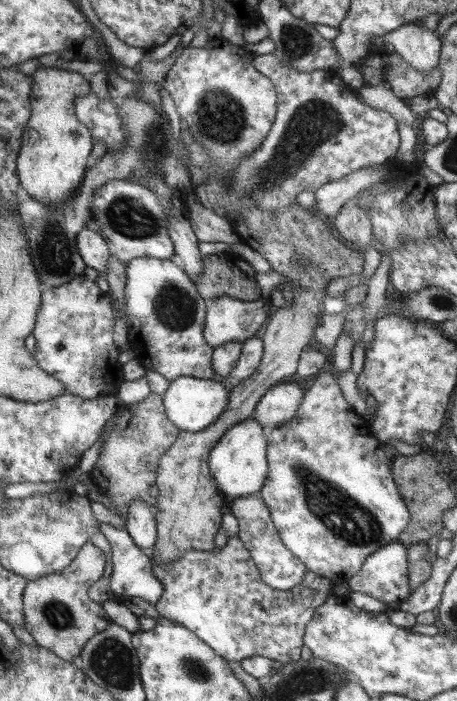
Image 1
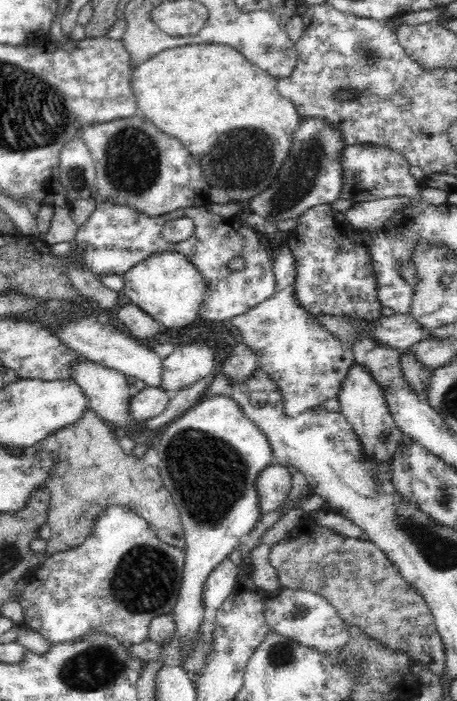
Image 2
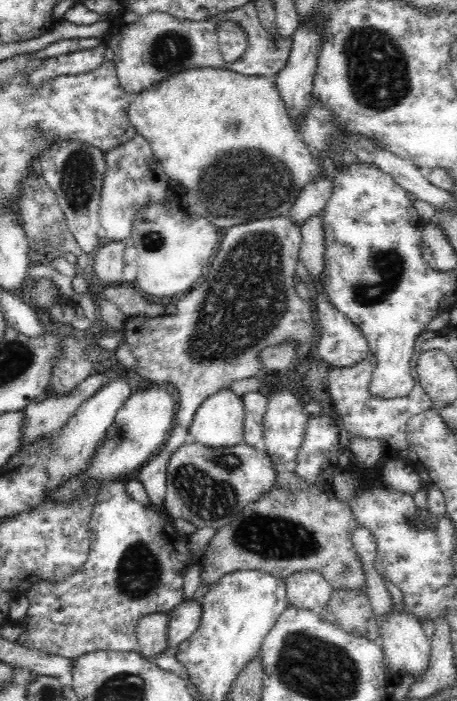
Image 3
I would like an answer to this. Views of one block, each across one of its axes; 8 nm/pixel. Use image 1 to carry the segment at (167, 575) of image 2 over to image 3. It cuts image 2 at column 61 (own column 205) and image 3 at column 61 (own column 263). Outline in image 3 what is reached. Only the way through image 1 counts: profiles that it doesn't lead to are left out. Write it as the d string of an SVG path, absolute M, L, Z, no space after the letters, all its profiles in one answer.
M108 480L100 488L88 522L90 546L88 560L76 574L62 582L36 582L28 590L29 610L19 624L25 628L18 644L49 655L75 659L95 650L136 651L140 647L135 633L138 620L153 613L169 614L182 603L184 576L196 562L187 548L188 536L175 536L173 524L150 505L130 497L126 484Z

